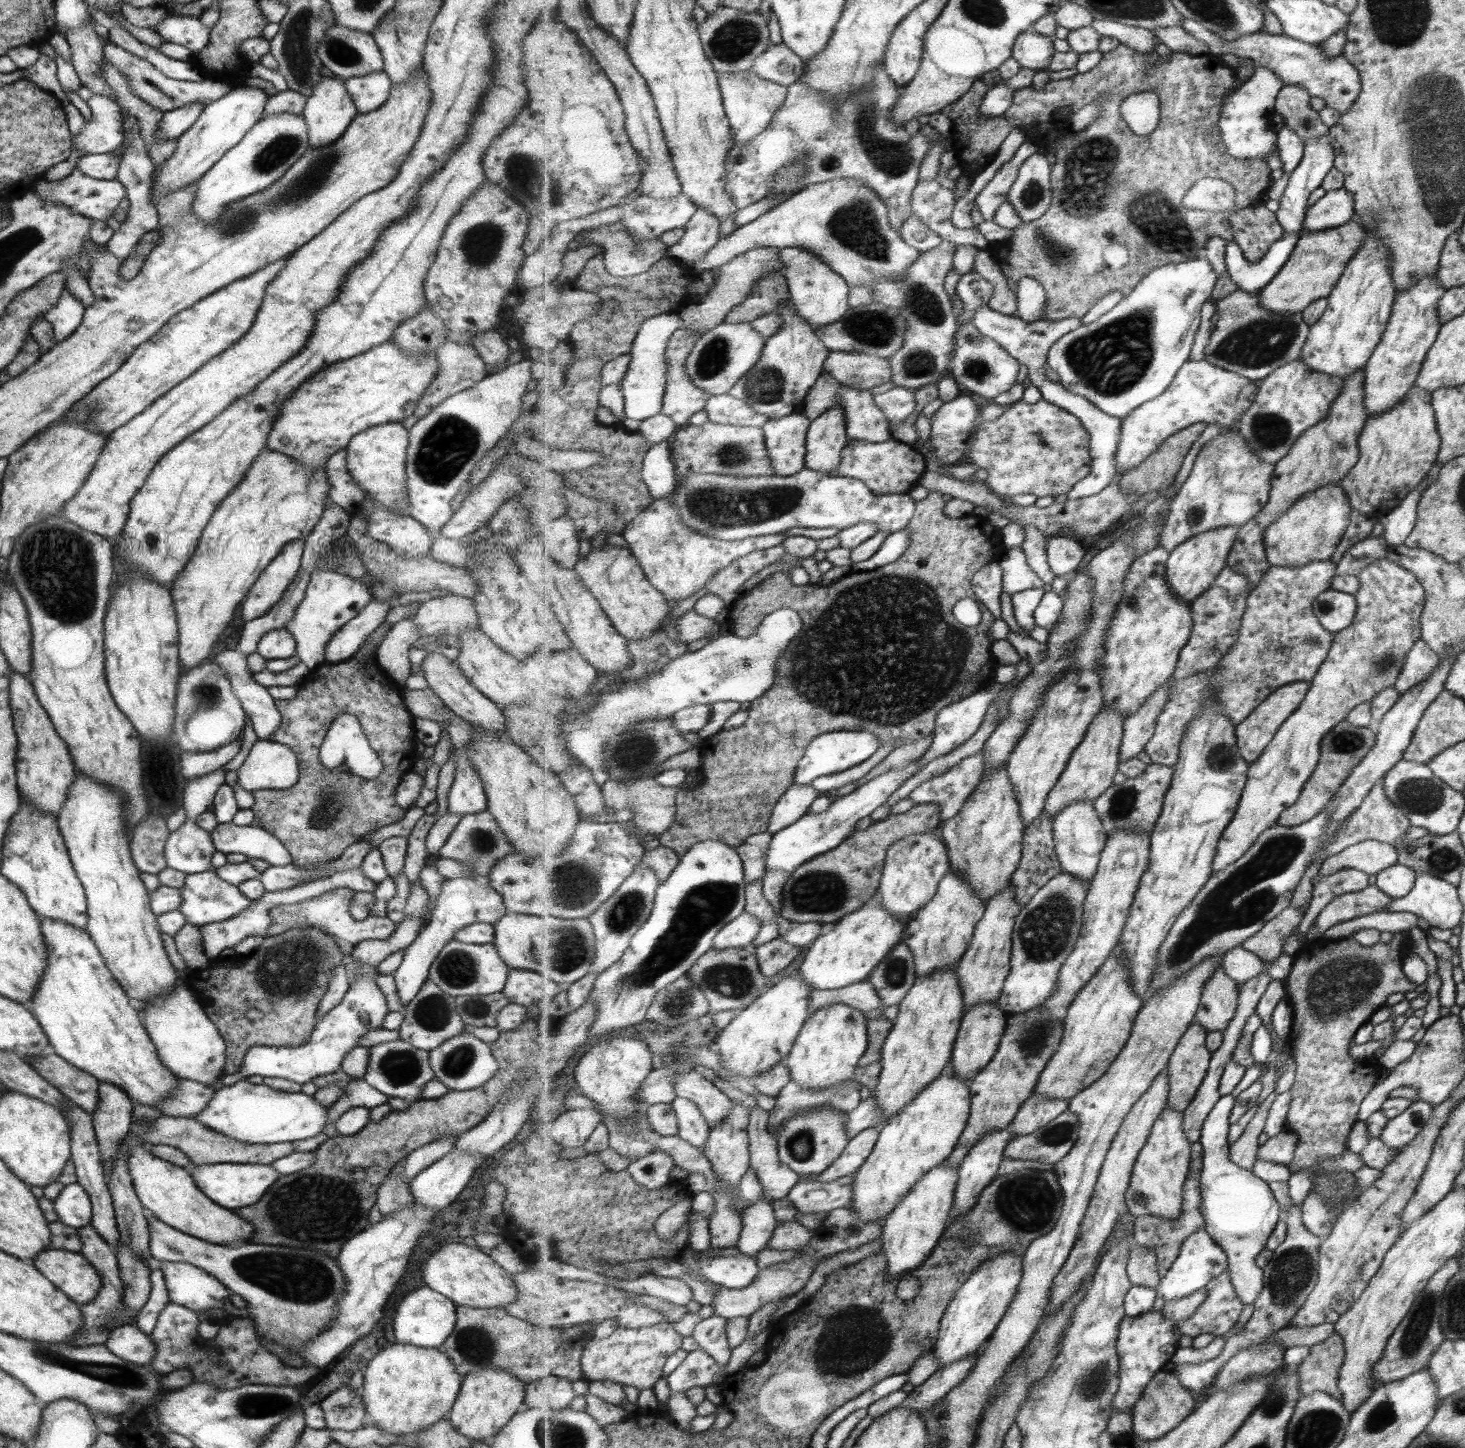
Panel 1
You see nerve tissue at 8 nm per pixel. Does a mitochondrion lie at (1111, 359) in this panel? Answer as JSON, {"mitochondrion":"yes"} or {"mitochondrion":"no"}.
{"mitochondrion":"yes"}

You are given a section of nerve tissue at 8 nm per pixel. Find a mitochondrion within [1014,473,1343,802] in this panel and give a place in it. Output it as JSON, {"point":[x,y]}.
{"point":[1219,758]}

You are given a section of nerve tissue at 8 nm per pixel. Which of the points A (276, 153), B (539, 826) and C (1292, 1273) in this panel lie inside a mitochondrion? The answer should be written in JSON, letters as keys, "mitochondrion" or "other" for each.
{"A":"mitochondrion","B":"other","C":"mitochondrion"}

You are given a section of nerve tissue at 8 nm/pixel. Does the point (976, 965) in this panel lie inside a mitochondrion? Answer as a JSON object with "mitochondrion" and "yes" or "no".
{"mitochondrion":"no"}

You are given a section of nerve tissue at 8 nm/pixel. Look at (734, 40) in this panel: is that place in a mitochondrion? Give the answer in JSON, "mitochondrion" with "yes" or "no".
{"mitochondrion":"yes"}

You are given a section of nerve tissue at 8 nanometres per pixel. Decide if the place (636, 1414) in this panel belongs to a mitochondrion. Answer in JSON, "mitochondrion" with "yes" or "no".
{"mitochondrion":"no"}

